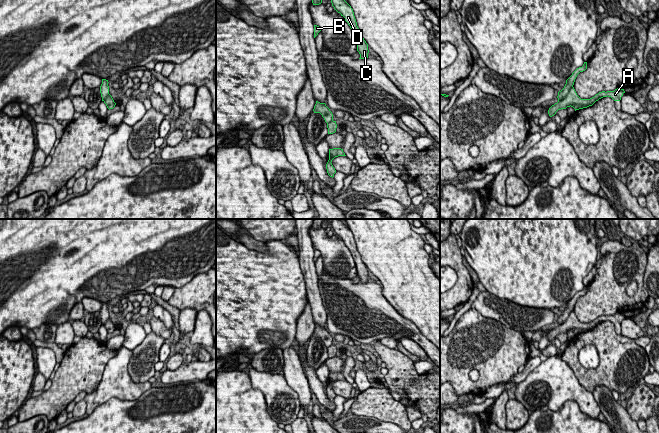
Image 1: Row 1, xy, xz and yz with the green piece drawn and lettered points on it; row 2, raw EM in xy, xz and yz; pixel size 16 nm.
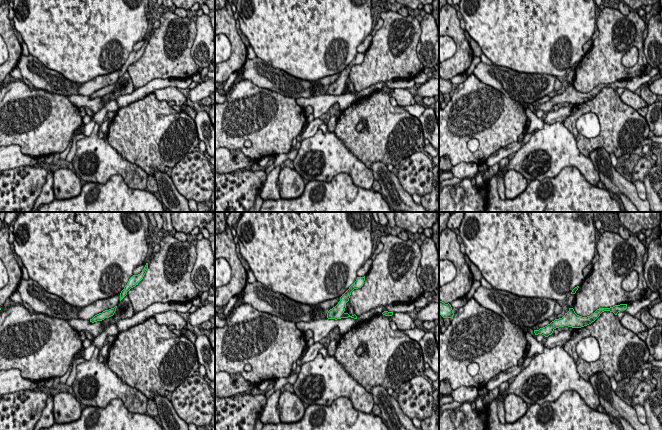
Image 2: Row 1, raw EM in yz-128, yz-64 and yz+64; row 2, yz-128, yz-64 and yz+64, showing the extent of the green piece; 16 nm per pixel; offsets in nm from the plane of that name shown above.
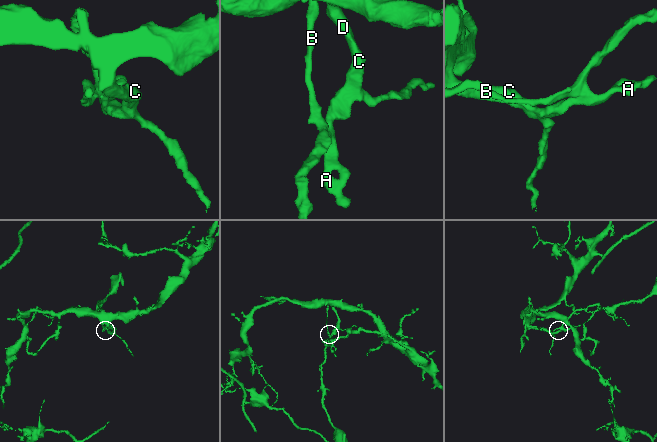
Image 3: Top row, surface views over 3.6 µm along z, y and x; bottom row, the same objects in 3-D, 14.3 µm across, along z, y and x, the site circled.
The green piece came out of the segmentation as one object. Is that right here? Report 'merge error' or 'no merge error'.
merge error

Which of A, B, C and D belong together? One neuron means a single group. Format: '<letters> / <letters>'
A C D / B

